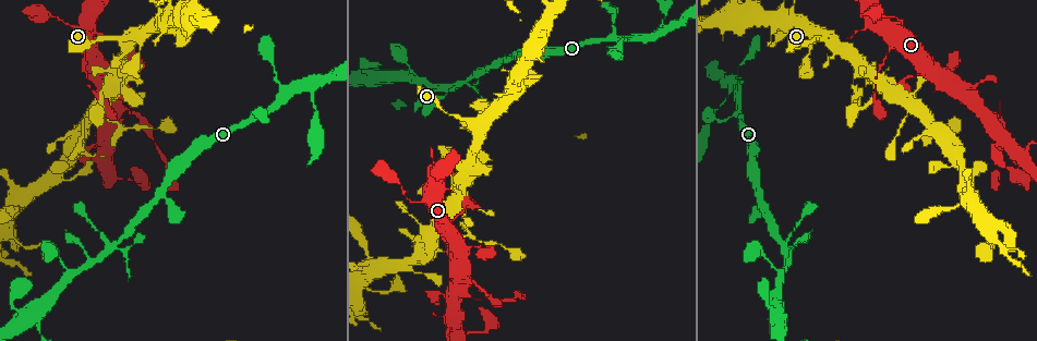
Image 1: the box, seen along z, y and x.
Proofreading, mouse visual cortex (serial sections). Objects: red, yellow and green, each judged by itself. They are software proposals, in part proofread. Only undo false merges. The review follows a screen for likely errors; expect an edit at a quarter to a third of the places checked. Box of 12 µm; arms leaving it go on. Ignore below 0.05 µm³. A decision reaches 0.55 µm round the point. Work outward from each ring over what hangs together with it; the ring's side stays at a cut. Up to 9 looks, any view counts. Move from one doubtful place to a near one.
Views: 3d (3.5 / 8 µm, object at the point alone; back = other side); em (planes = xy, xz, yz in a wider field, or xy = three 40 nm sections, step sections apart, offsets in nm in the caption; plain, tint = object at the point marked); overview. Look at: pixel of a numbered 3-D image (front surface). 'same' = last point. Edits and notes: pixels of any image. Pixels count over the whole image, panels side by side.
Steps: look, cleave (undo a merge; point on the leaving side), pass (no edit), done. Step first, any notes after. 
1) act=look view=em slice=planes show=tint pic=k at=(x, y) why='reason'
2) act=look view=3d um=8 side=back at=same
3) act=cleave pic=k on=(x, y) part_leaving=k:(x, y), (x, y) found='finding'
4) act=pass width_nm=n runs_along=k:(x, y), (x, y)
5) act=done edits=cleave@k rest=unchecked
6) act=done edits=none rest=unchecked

act=look view=3d um=3.5 pic=1 at=(815, 41) why='narrows sharply'

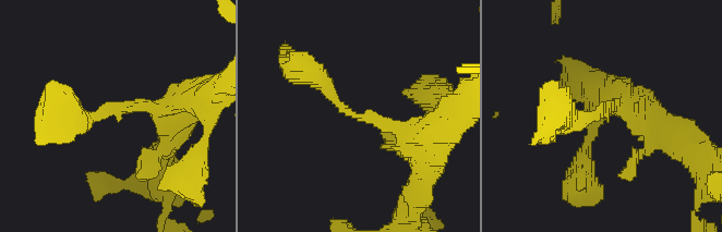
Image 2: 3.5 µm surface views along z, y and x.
act=pass runs_along=2:(307, 73), (344, 109), (390, 125), (418, 150) found='all the same cell'

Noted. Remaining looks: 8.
act=look view=3d um=3.5 side=back pic=1 at=(521, 82) why='abrupt turn'

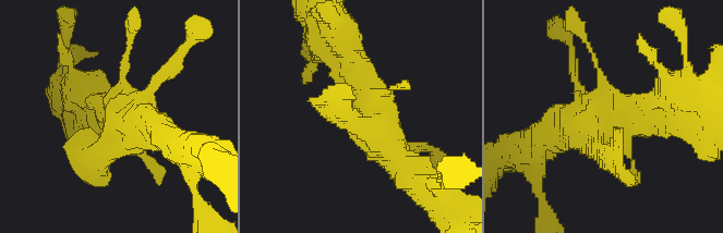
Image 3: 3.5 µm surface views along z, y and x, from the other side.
act=look view=em slice=xy step=3 show=tint pic=3 at=(601, 107)

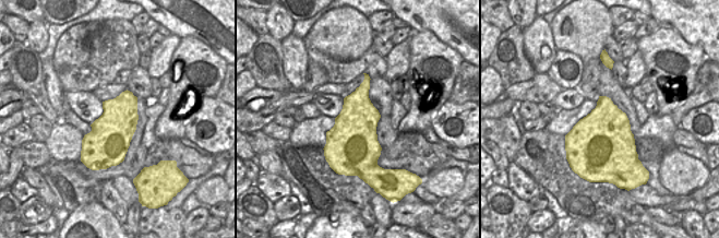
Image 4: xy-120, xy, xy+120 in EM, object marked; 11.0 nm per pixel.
act=pass runs_along=3:(421, 182), (377, 132), (354, 64) found='one cell here'

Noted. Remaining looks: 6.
act=look view=3d um=3.5 pic=1 at=(655, 34) why='branch point'

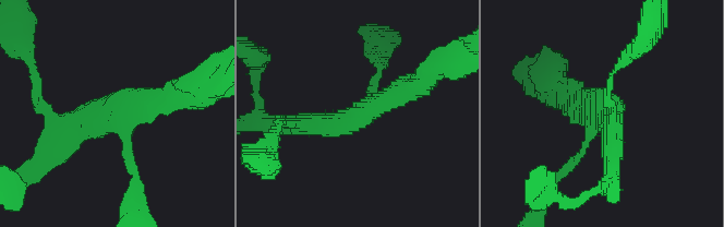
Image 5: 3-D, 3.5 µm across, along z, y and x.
act=look view=em slice=xy step=2 show=tint pic=5 at=(361, 114) arms=3 arm_widths_nm=100,300,300

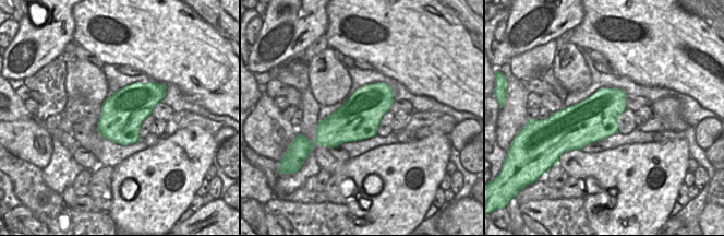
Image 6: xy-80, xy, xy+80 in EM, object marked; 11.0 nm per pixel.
act=pass runs_along=5:(297, 124), (353, 119), (379, 71) found='one cell here'

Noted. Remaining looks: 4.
act=look view=3d um=3.5 pic=1 at=(84, 56) why='thick turns thin'

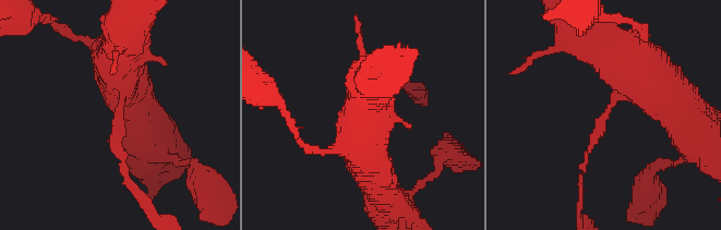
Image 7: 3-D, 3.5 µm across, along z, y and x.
act=look view=em slice=xy step=2 show=tint pic=7 at=(602, 117) arm_widths_nm=100,600

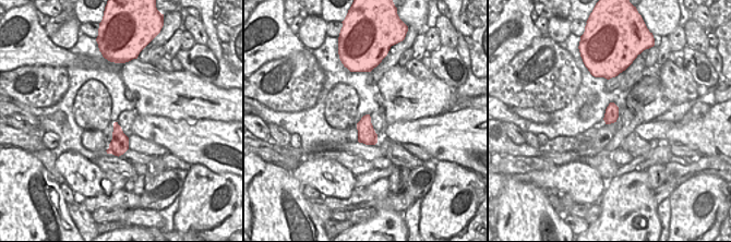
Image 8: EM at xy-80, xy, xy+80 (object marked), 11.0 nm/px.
act=pass width_nm=190 runs_along=7:(129, 86), (125, 186) found='all the same cell'

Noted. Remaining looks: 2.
act=done edits=none rest=unchecked

